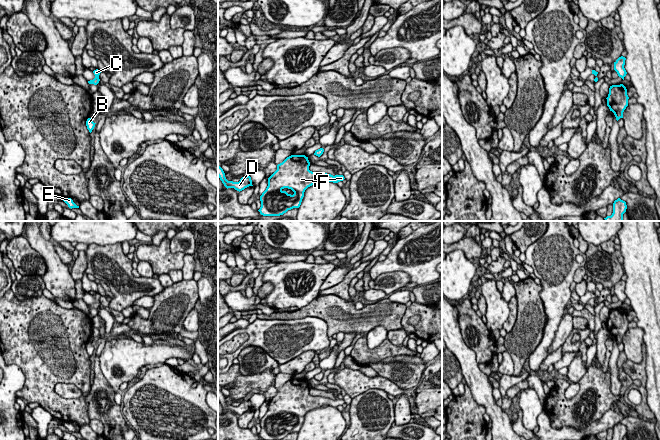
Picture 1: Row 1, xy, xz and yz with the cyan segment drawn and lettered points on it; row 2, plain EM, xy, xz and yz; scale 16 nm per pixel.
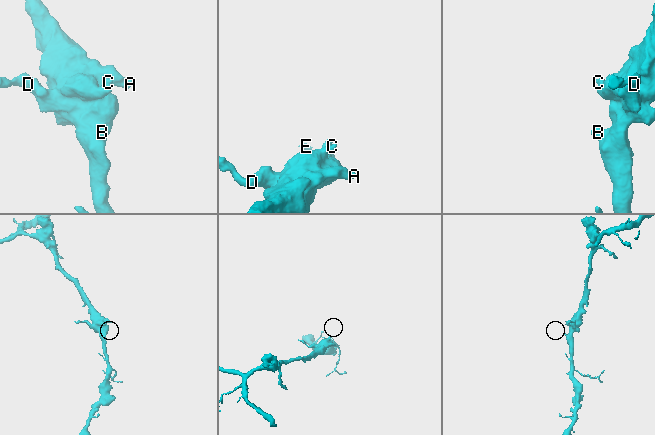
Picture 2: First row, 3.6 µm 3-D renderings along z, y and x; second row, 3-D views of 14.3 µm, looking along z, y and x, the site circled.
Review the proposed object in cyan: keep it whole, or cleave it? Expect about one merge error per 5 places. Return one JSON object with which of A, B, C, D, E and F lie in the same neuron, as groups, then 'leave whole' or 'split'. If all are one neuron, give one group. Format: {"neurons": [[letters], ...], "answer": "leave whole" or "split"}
{"neurons": [["A", "B", "C", "D", "E", "F"]], "answer": "leave whole"}

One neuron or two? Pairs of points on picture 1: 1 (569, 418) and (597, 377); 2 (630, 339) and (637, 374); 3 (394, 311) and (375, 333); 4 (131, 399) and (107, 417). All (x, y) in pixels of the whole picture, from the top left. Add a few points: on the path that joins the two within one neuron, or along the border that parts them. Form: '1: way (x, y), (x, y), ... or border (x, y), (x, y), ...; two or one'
1: way (572, 408), (572, 404), (587, 387); one
2: border (643, 343), (642, 359), (639, 362), (627, 360); two
3: border (387, 330), (382, 326), (375, 326), (367, 333); two
4: border (121, 410), (129, 424); two

